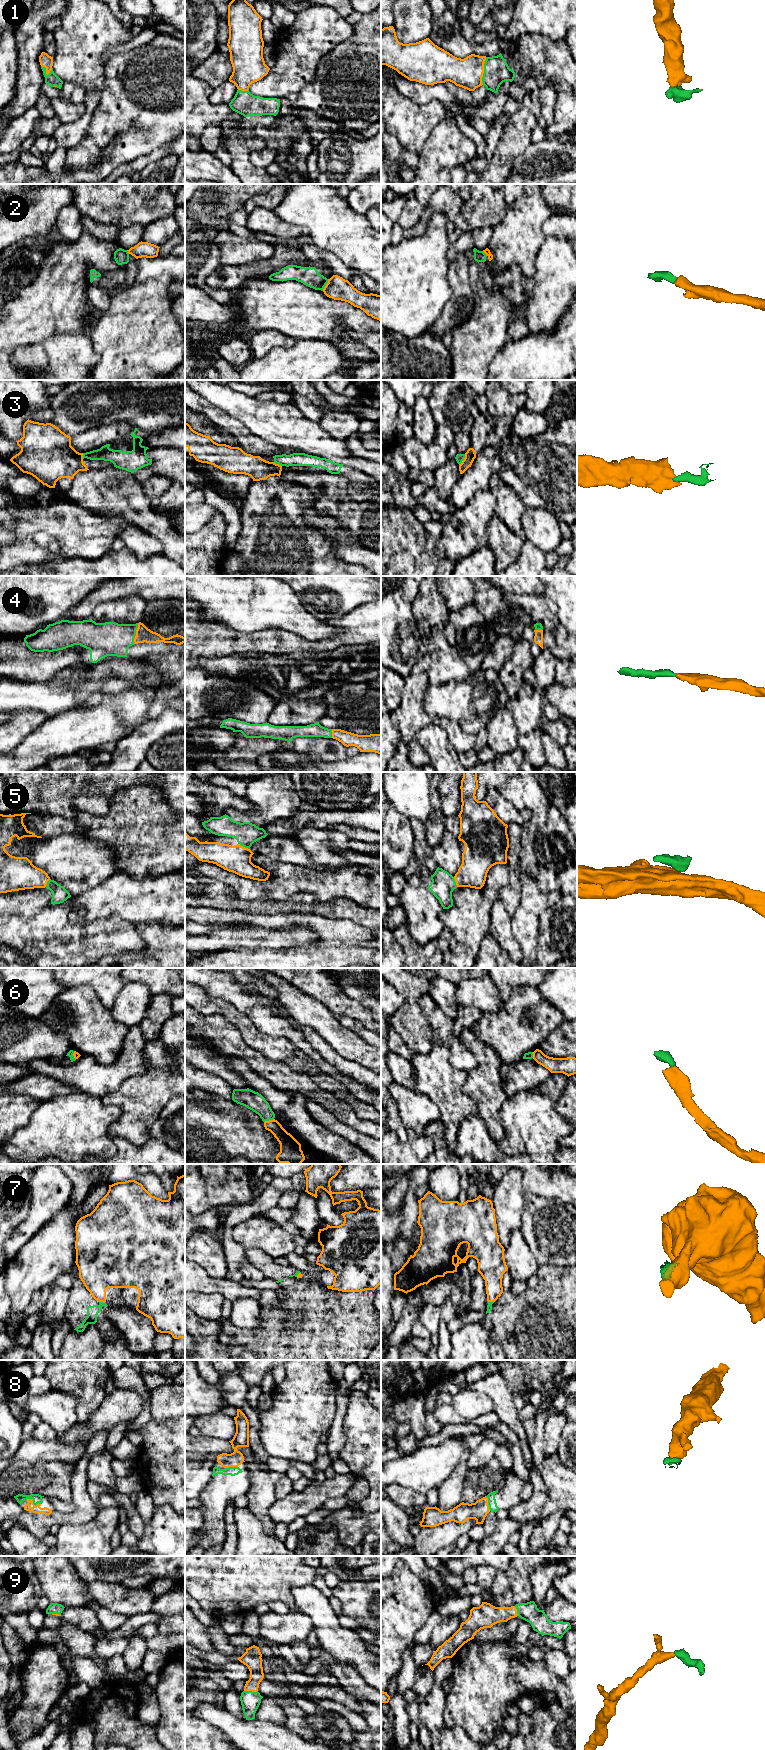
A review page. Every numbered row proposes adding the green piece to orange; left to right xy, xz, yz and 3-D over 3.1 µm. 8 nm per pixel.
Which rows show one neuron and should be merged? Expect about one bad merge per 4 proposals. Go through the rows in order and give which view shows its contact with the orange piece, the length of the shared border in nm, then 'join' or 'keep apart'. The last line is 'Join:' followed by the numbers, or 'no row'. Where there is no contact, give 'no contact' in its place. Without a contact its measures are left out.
1: meets orange in yz; contact 220 nm long; join
2: meets orange in xz; contact 110 nm long; keep apart
3: meets orange in yz; contact 100 nm long; keep apart
4: meets orange in xy; contact 170 nm long; join
5: meets orange in xz; contact 100 nm long; join
6: meets orange in xz; contact 90 nm long; join
7: meets orange in xy; contact 50 nm long; keep apart
8: meets orange in xy; contact 130 nm long; join
9: meets orange in xz; contact 110 nm long; join
Join: 1, 4, 5, 6, 8, 9

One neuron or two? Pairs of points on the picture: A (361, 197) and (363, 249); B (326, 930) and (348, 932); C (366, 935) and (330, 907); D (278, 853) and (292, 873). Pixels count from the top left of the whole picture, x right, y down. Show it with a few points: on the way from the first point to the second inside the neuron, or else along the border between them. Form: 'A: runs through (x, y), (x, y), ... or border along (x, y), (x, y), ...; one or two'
A: border along (345, 198), (355, 211), (364, 214); two
B: runs through (331, 932), (343, 932); one
C: border along (323, 916), (351, 919), (368, 928); two
D: border along (267, 856), (272, 860), (286, 863); two

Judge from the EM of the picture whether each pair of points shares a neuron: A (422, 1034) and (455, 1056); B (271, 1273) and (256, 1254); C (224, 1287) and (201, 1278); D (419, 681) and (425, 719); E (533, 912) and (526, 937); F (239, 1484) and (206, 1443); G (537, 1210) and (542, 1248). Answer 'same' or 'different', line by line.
A: different
B: same
C: same
D: same
E: same
F: different
G: same

